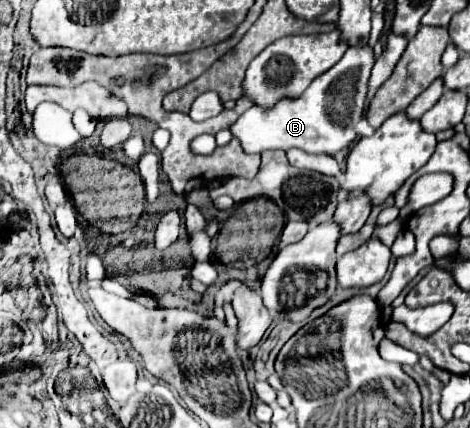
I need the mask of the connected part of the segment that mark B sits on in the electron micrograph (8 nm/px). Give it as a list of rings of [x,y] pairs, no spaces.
[[[370,46],[350,48],[338,64],[320,74],[302,96],[282,98],[272,108],[252,106],[230,128],[240,140],[244,152],[260,154],[266,150],[300,148],[312,154],[336,154],[352,144],[356,138],[354,124],[362,120],[362,106],[368,92],[368,78],[374,66],[374,52]]]

